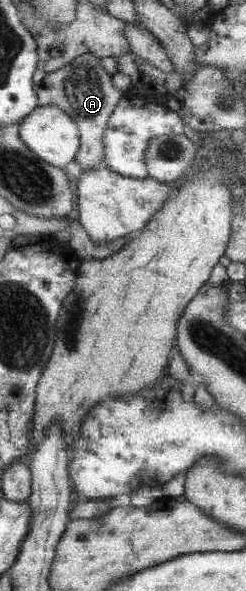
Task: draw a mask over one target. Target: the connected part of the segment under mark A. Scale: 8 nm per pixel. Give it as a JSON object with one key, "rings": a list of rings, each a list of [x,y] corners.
{"rings":[[[84,54],[62,68],[46,75],[40,85],[35,86],[39,106],[56,106],[64,109],[79,125],[81,132],[81,149],[76,162],[82,172],[104,165],[106,157],[105,132],[116,108],[125,99],[127,92],[114,86],[112,74],[102,66],[102,58],[94,54]]]}

